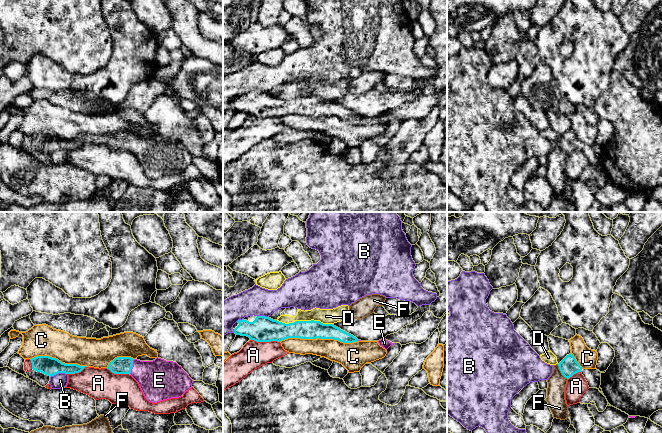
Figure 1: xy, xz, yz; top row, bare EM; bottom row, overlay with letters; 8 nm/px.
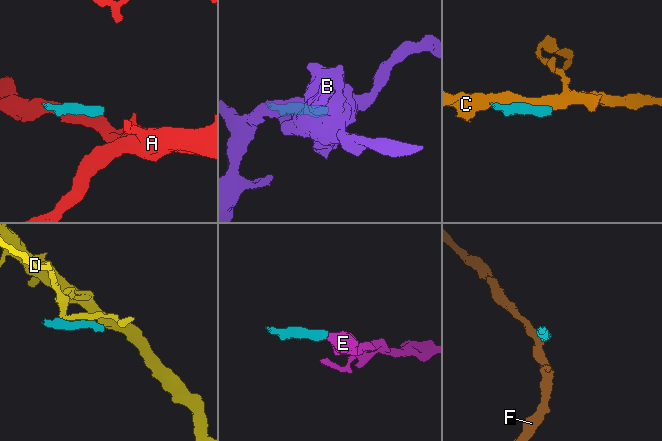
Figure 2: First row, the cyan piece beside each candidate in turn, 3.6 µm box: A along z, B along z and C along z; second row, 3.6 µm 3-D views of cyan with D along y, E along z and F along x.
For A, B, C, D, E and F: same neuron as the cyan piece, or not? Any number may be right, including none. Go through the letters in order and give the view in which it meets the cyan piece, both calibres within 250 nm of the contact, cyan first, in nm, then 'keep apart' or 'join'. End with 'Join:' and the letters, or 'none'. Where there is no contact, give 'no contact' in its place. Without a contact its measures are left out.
A: contact in xz; calibres 200 and 220 nm; keep apart
B: contact in xy; calibres 150 and 120 nm; keep apart
C: contact in xz; calibres 150 and 180 nm; keep apart
D: contact in xz; calibres 150 and 130 nm; keep apart
E: contact in xy; calibres 140 and 320 nm; join
F: contact in yz; calibres 150 and 150 nm; keep apart
Join: E

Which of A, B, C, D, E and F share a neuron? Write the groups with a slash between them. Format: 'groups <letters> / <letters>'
groups A / B / C / D / E / F

